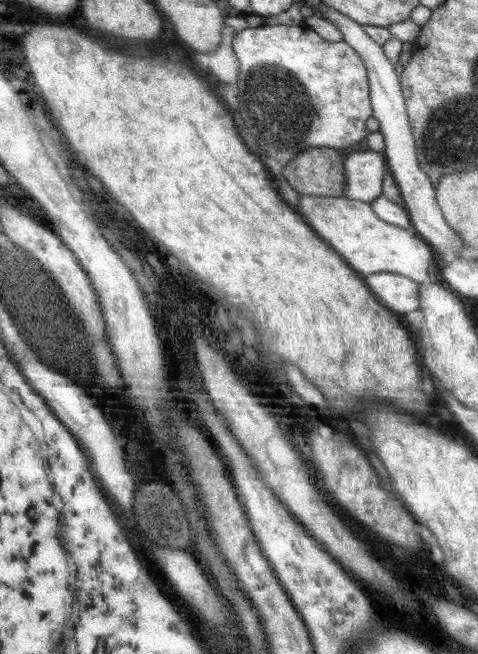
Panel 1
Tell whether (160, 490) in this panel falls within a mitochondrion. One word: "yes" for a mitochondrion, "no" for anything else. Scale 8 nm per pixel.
yes

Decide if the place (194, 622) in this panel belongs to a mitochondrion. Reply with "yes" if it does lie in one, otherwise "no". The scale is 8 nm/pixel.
no

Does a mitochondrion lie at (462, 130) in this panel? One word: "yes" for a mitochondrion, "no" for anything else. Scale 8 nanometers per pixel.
yes

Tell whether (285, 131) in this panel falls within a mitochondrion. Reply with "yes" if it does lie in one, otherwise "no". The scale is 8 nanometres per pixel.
yes

